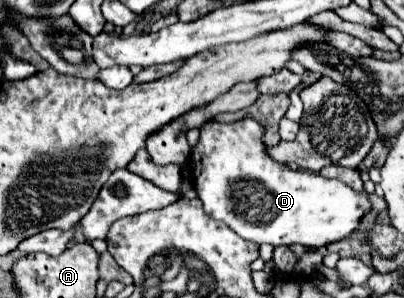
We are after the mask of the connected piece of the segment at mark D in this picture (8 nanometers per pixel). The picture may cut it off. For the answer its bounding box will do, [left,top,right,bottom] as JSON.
[188,118,370,248]

